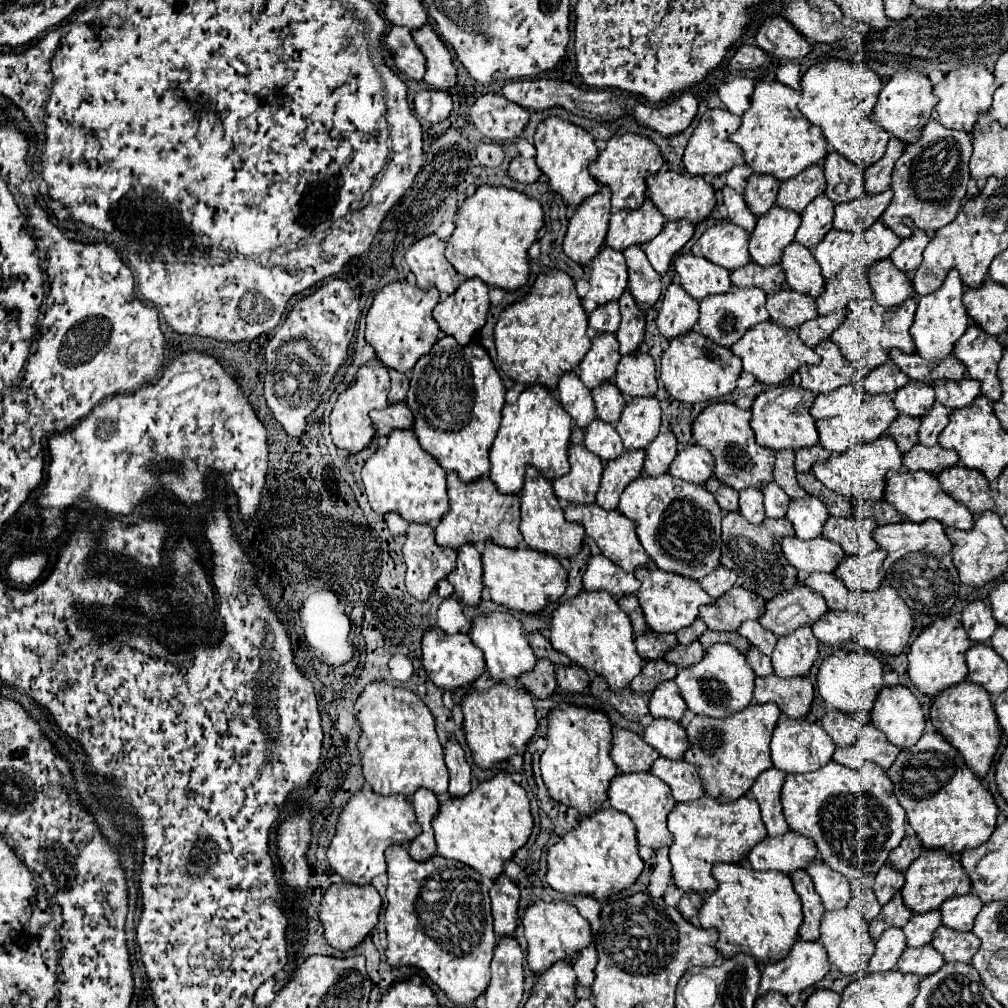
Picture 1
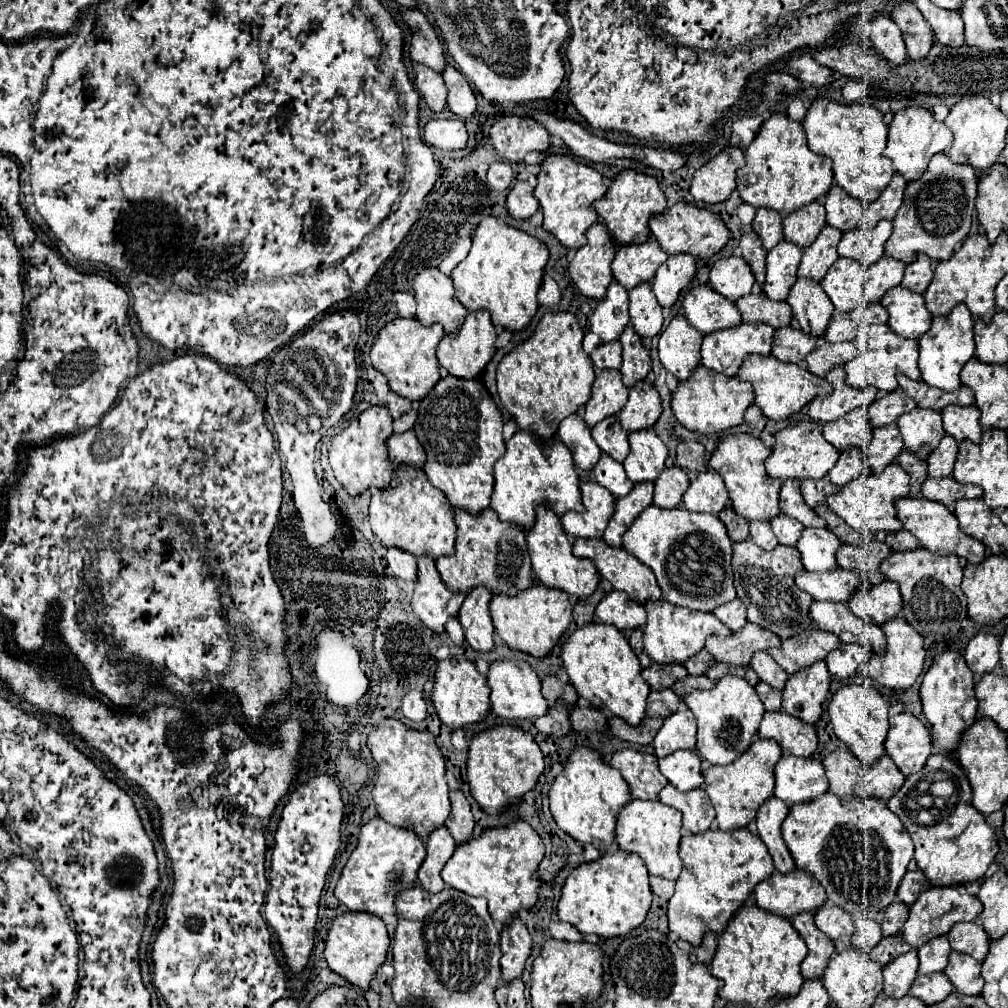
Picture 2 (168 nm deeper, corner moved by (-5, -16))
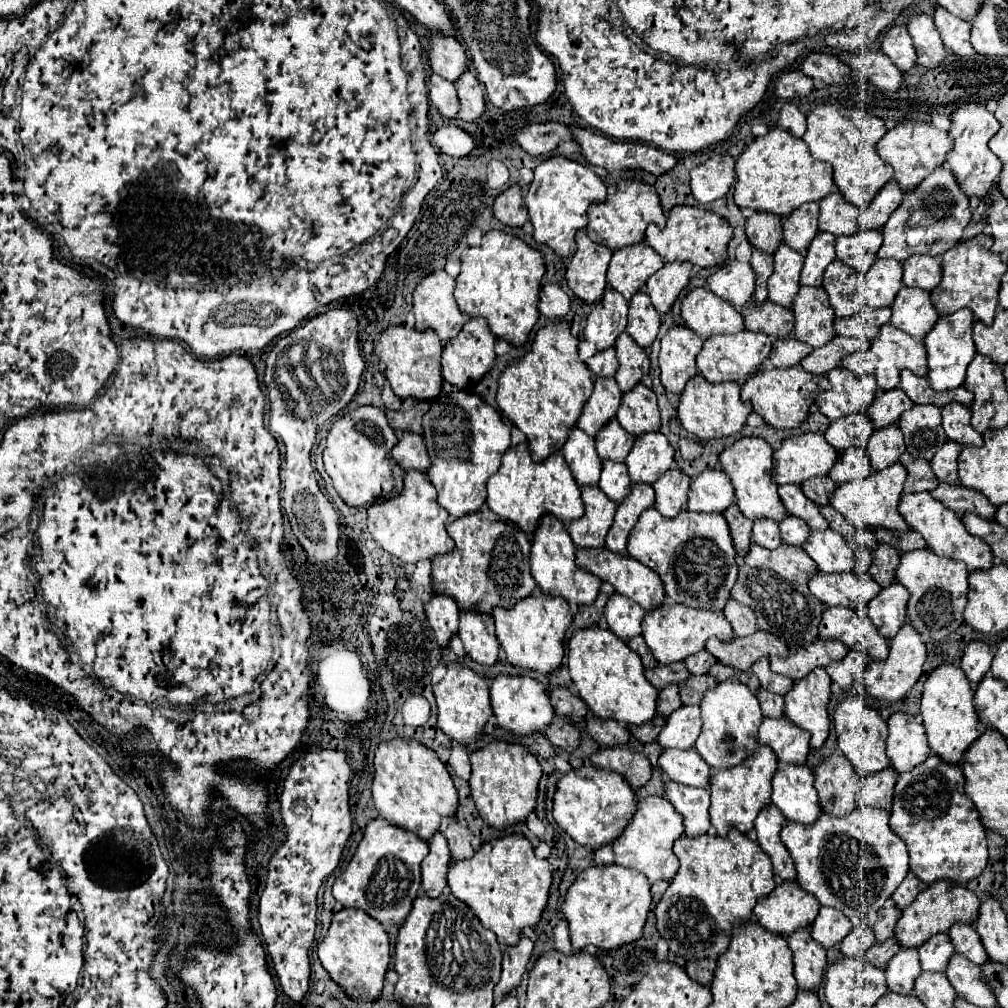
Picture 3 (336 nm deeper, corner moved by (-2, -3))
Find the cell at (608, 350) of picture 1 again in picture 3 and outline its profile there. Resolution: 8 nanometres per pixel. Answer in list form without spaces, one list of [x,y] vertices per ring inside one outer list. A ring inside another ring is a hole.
[[[596,379],[594,381],[594,393],[584,405],[584,411],[578,419],[578,427],[586,431],[590,437],[596,437],[600,427],[604,427],[610,419],[616,417],[616,411],[620,407],[622,393],[614,379]]]

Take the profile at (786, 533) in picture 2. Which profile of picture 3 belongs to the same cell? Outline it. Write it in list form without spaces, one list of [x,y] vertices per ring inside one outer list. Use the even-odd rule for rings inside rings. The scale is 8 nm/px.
[[[788,515],[782,523],[780,523],[780,533],[784,543],[794,545],[794,547],[802,547],[810,535],[810,529],[804,521],[796,519],[794,515]]]

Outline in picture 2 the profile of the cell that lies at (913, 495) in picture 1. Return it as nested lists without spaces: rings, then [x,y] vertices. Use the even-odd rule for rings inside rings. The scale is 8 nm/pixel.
[[[921,496],[921,498],[899,498],[899,500],[895,500],[895,508],[897,508],[897,518],[901,520],[903,528],[909,530],[911,534],[915,534],[923,548],[937,552],[937,554],[957,554],[973,564],[977,564],[985,558],[985,546],[979,540],[975,540],[973,536],[967,536],[959,528],[957,518],[949,512],[947,506],[935,504],[935,500],[927,500]]]

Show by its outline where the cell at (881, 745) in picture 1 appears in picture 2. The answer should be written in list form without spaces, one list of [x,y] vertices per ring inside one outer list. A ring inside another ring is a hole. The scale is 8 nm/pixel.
[[[885,754],[883,760],[879,760],[879,764],[873,764],[871,768],[863,770],[857,784],[857,794],[889,800],[901,788],[903,780],[905,776],[895,768],[895,762]]]

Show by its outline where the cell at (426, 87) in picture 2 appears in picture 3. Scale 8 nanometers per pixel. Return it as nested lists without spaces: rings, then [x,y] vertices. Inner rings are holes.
[[[432,73],[430,77],[430,101],[432,105],[446,117],[446,119],[456,119],[458,117],[458,109],[460,109],[460,99],[456,95],[456,87],[452,83],[448,83],[446,79],[438,77],[436,73]]]

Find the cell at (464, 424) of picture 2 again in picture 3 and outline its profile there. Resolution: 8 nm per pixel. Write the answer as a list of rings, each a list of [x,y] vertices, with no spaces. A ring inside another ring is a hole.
[[[452,389],[452,393],[442,393],[432,401],[430,411],[424,415],[424,441],[434,465],[428,471],[430,483],[438,491],[438,503],[450,513],[452,519],[460,519],[464,515],[480,511],[486,501],[486,481],[500,469],[502,455],[510,447],[510,427],[502,421],[500,413],[486,405],[480,397],[470,395],[468,391]]]

